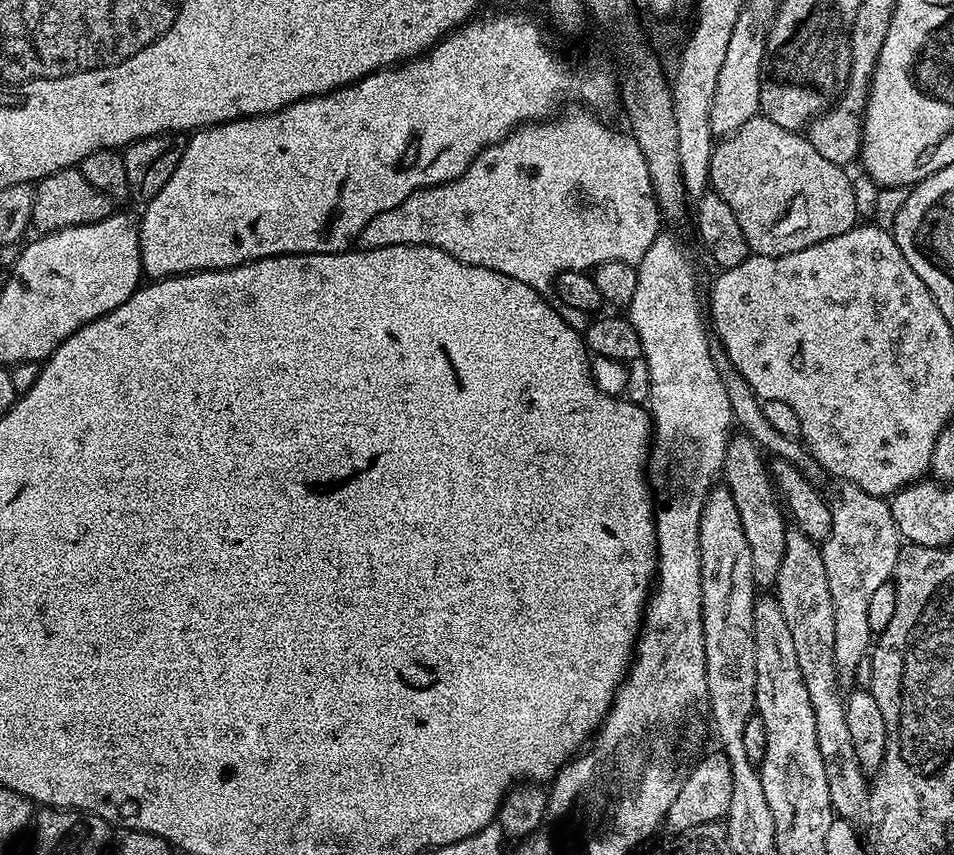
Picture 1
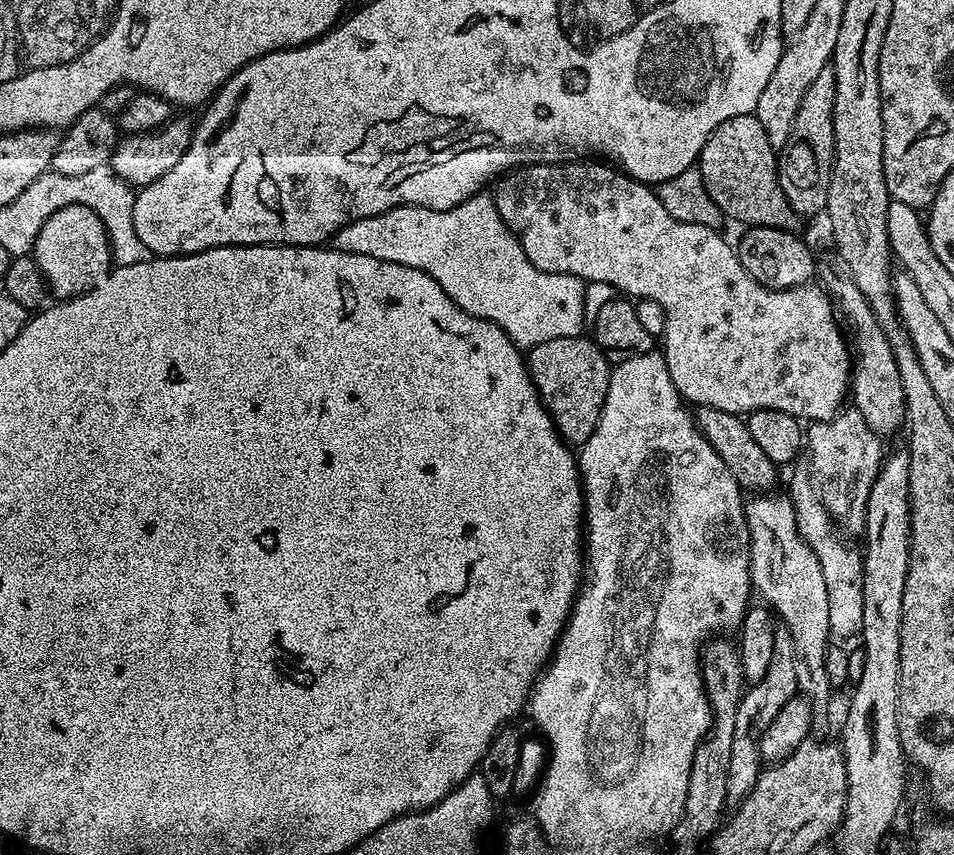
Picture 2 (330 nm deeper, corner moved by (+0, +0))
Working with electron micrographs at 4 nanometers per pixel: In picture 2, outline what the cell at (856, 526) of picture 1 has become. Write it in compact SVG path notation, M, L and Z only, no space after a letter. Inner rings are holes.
M855 406L845 407L831 420L818 420L807 425L807 463L810 465L812 482L816 485L820 501L845 533L863 533L870 490L886 456L886 452L880 449L880 444L881 437L876 436L870 426L866 426L862 414L858 414Z

